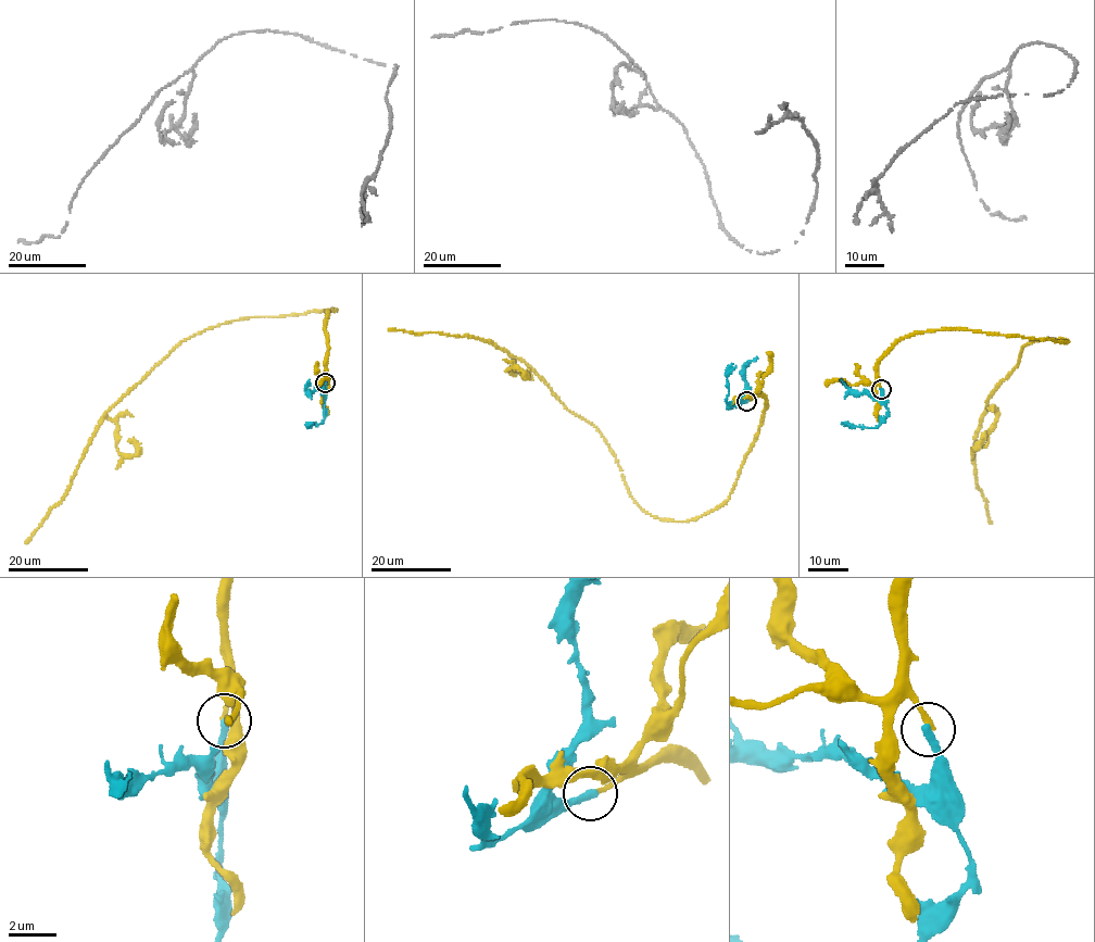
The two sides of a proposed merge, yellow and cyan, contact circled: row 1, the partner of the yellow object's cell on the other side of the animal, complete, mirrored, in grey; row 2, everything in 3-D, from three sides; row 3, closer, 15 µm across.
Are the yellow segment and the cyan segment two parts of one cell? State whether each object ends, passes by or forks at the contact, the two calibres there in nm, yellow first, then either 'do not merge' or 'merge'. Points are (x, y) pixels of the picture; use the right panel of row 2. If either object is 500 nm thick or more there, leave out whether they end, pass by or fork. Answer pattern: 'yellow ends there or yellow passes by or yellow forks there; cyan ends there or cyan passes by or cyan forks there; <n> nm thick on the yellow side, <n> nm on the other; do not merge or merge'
yellow ends there; cyan ends there; 220 nm thick on the yellow side, 320 nm on the other; do not merge

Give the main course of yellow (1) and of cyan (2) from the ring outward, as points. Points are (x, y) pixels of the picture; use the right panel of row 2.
1: (881, 389), (877, 361), (904, 337), (958, 329), (1069, 341), (1024, 344), (987, 400), (974, 473), (991, 524)
2: (881, 389), (888, 415), (877, 426), (869, 428), (841, 422)

